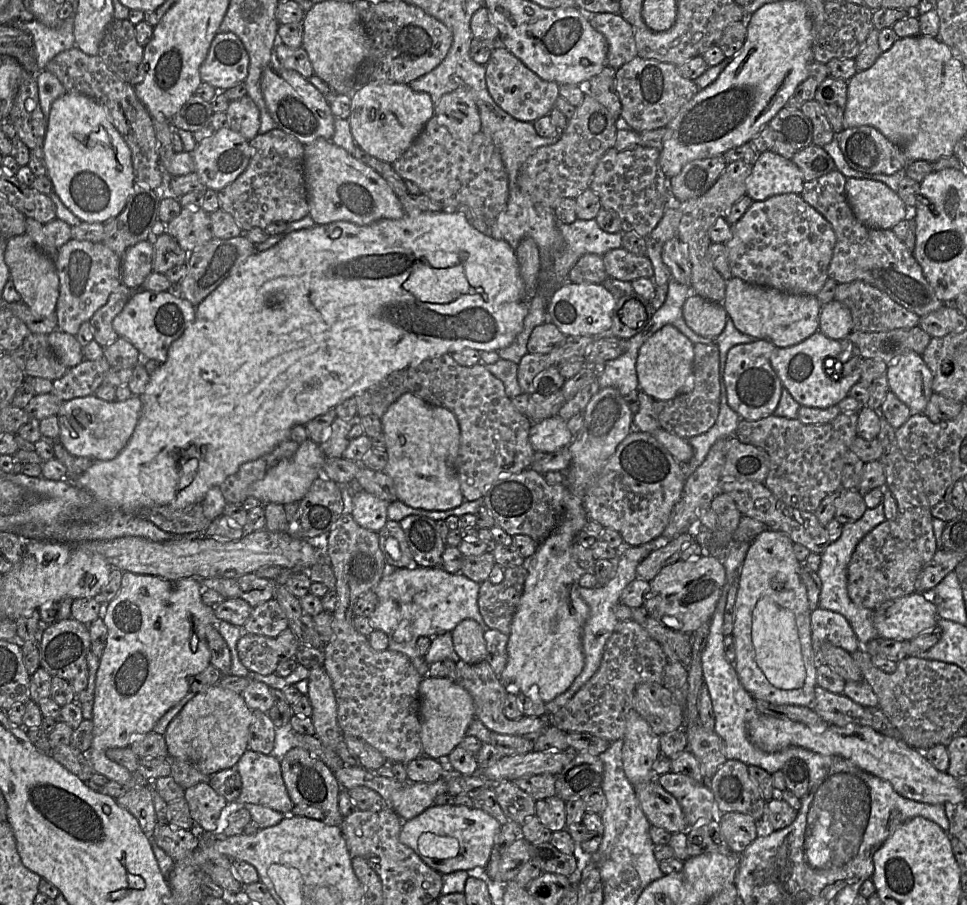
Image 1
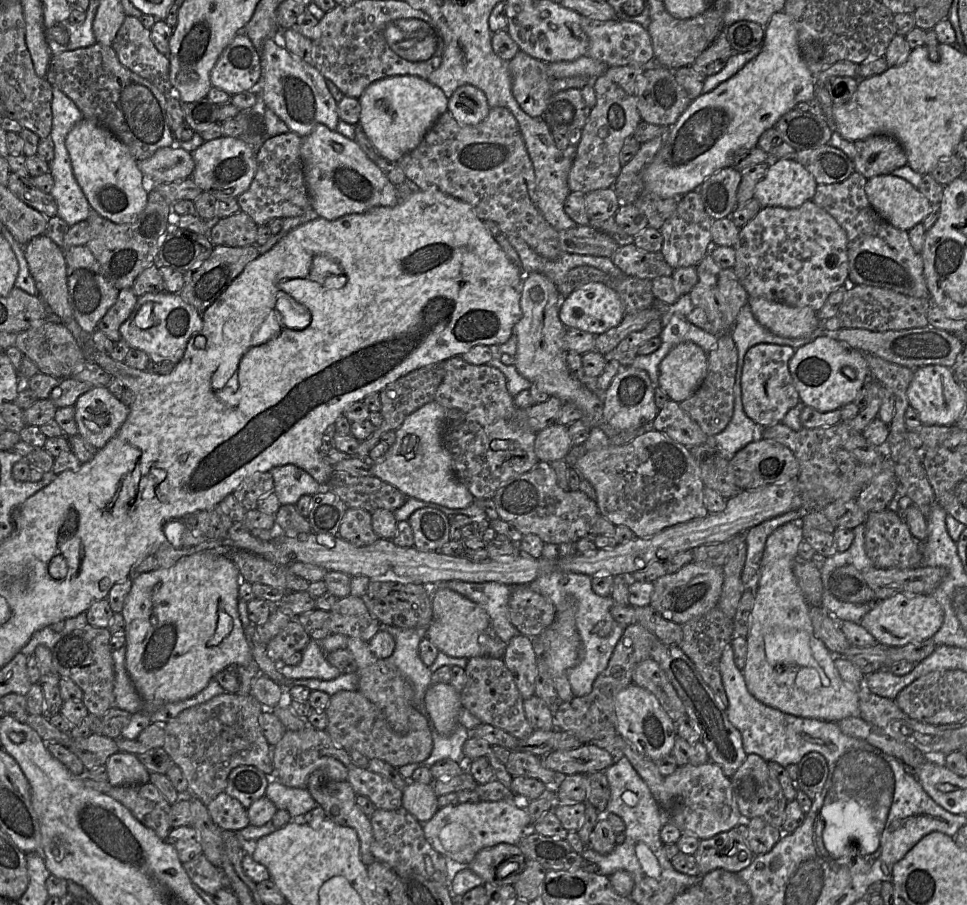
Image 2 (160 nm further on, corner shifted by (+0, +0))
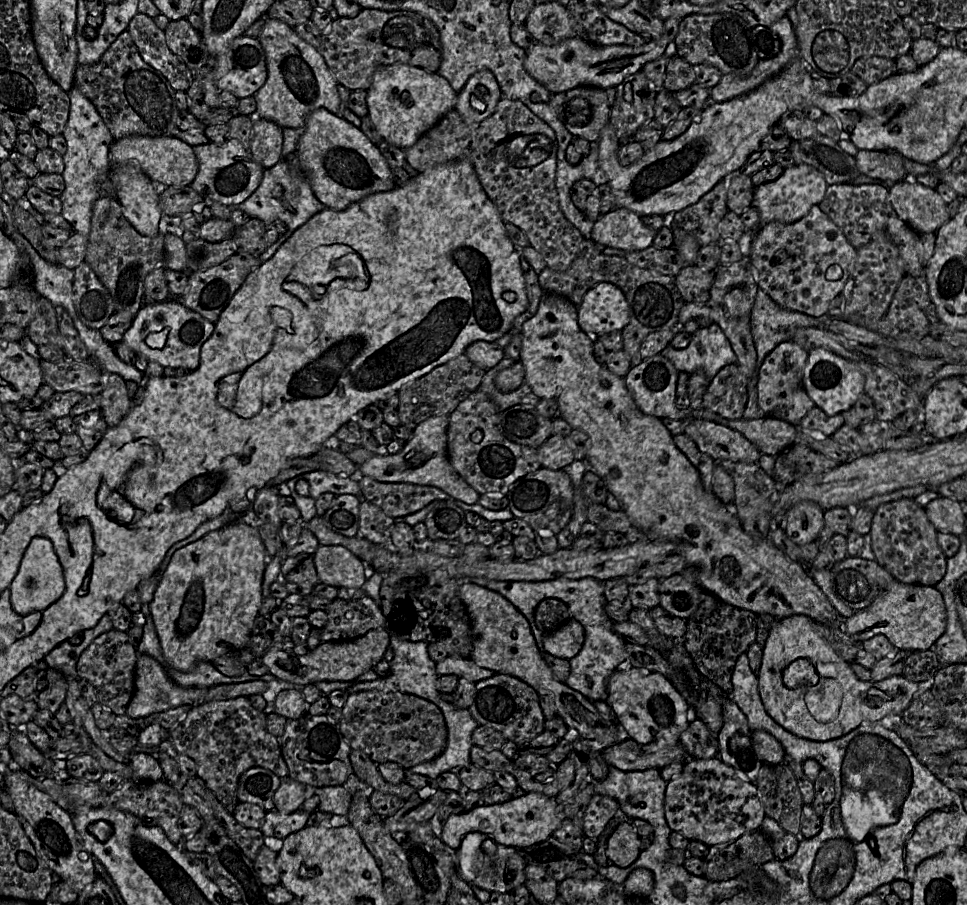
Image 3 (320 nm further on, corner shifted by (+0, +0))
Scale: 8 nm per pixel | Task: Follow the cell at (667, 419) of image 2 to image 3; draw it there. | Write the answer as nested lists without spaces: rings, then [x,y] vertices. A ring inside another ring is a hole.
[[[692,419],[687,423],[683,434],[715,461],[759,463],[762,457],[758,448],[739,431],[713,421]]]

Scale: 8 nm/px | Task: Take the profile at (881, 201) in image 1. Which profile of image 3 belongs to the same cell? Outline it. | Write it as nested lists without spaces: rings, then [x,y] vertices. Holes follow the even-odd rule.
[[[908,179],[888,187],[897,216],[917,232],[936,233],[951,219],[948,204],[936,189]]]

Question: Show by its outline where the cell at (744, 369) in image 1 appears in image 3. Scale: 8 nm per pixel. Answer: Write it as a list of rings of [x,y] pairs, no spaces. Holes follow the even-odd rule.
[[[792,341],[777,345],[758,370],[757,402],[766,416],[799,426],[803,417],[815,407],[803,384],[803,371],[808,352]]]

